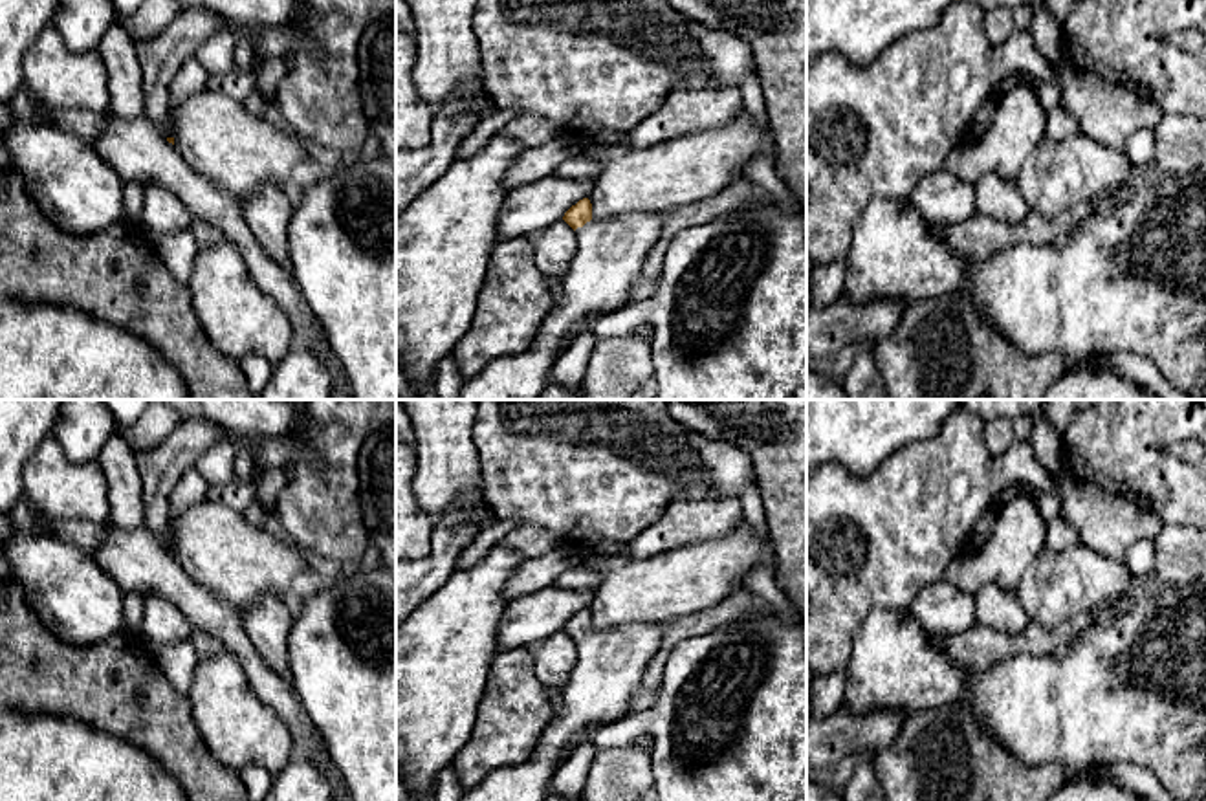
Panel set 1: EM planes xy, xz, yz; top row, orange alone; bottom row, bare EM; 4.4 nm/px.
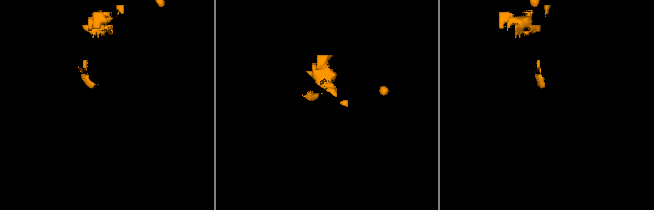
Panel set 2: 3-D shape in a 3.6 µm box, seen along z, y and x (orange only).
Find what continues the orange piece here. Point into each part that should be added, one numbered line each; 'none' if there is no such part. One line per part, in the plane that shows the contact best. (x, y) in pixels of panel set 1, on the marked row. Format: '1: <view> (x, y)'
1: xz (611, 252)

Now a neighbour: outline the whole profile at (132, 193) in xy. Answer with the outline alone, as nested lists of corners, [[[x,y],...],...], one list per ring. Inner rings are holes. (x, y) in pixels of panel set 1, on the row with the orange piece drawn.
[[[125,181],[123,187],[123,203],[126,211],[126,220],[136,222],[143,209],[143,192],[145,185],[137,181]]]

